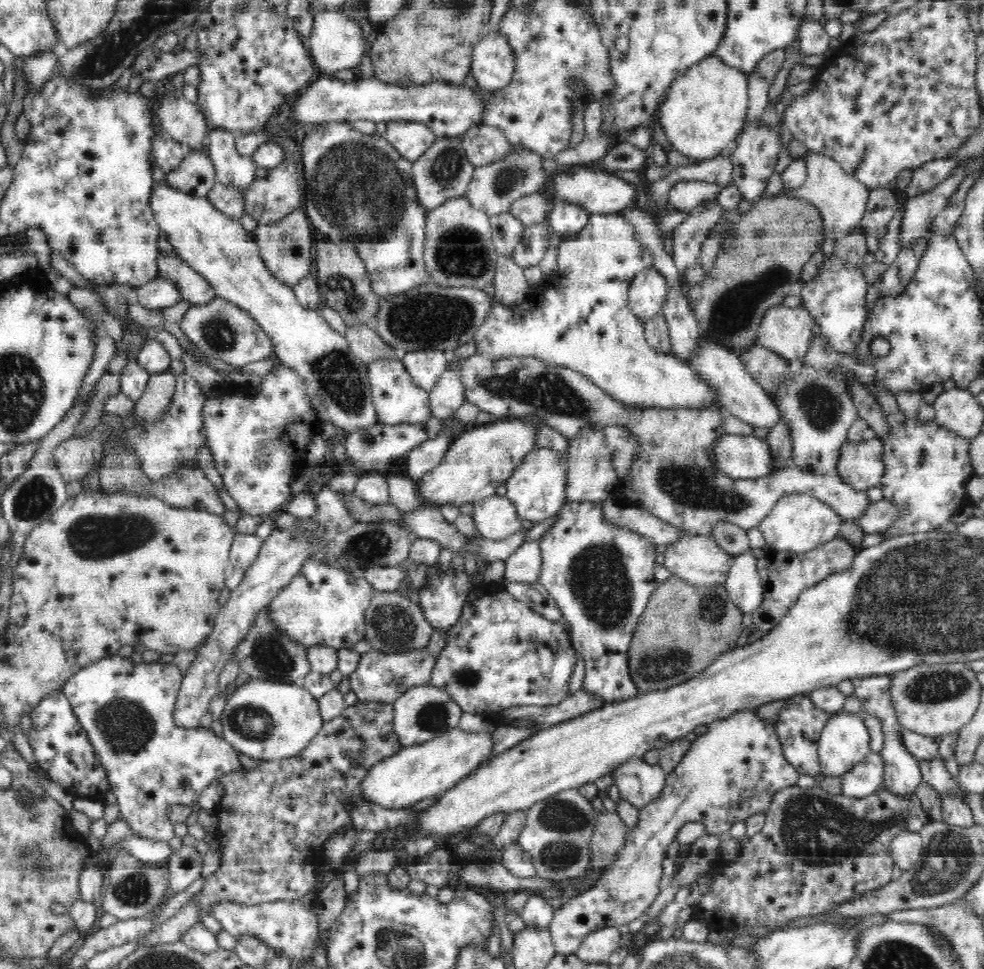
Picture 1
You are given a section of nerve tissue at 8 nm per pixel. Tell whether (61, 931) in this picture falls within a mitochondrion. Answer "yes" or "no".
no

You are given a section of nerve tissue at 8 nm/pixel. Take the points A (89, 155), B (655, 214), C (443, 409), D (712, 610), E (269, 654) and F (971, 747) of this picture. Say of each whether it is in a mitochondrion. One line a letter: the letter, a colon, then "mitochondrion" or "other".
A: other
B: other
C: other
D: mitochondrion
E: mitochondrion
F: other

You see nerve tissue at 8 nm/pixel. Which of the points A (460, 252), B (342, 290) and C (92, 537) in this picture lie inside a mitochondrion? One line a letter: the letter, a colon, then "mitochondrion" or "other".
A: mitochondrion
B: mitochondrion
C: mitochondrion

